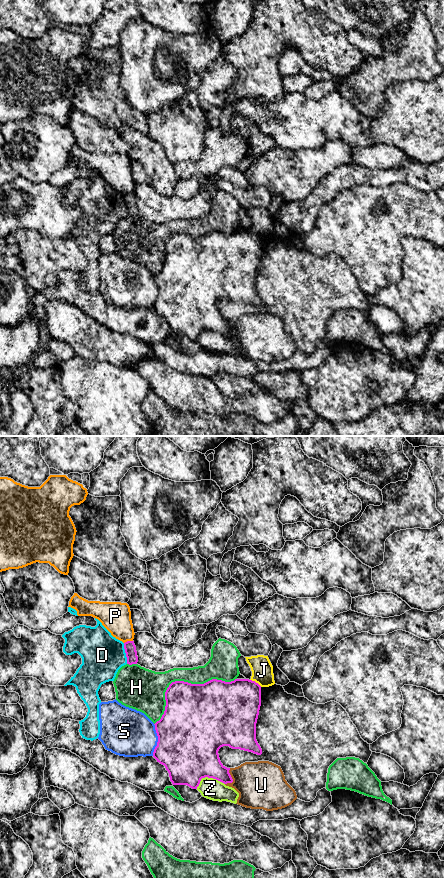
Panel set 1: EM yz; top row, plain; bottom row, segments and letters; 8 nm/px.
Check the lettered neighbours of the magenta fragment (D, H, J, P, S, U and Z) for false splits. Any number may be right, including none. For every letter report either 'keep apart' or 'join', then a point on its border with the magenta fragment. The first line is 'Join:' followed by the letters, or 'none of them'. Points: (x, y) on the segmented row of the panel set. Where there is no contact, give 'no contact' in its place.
Join: none of them
D: keep apart; meets magenta in yz at (125, 652)
H: keep apart; meets magenta in yz at (183, 681)
J: keep apart; meets magenta in yz at (255, 682)
P: keep apart; meets magenta in yz at (128, 641)
S: keep apart; meets magenta in yz at (158, 740)
U: keep apart; meets magenta in yz at (231, 778)
Z: keep apart; meets magenta in yz at (208, 777)

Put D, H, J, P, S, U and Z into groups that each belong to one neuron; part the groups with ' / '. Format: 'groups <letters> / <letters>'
groups D / H / J S / P / U / Z

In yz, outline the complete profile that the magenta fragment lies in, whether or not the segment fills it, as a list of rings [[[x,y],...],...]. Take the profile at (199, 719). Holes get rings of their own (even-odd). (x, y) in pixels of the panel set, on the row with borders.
[[[212,679],[204,684],[172,682],[165,692],[166,706],[155,730],[158,736],[153,757],[164,765],[173,785],[197,789],[202,778],[232,783],[230,768],[225,767],[218,751],[223,746],[262,754],[256,740],[256,723],[261,706],[261,686],[249,679],[231,682]]]

